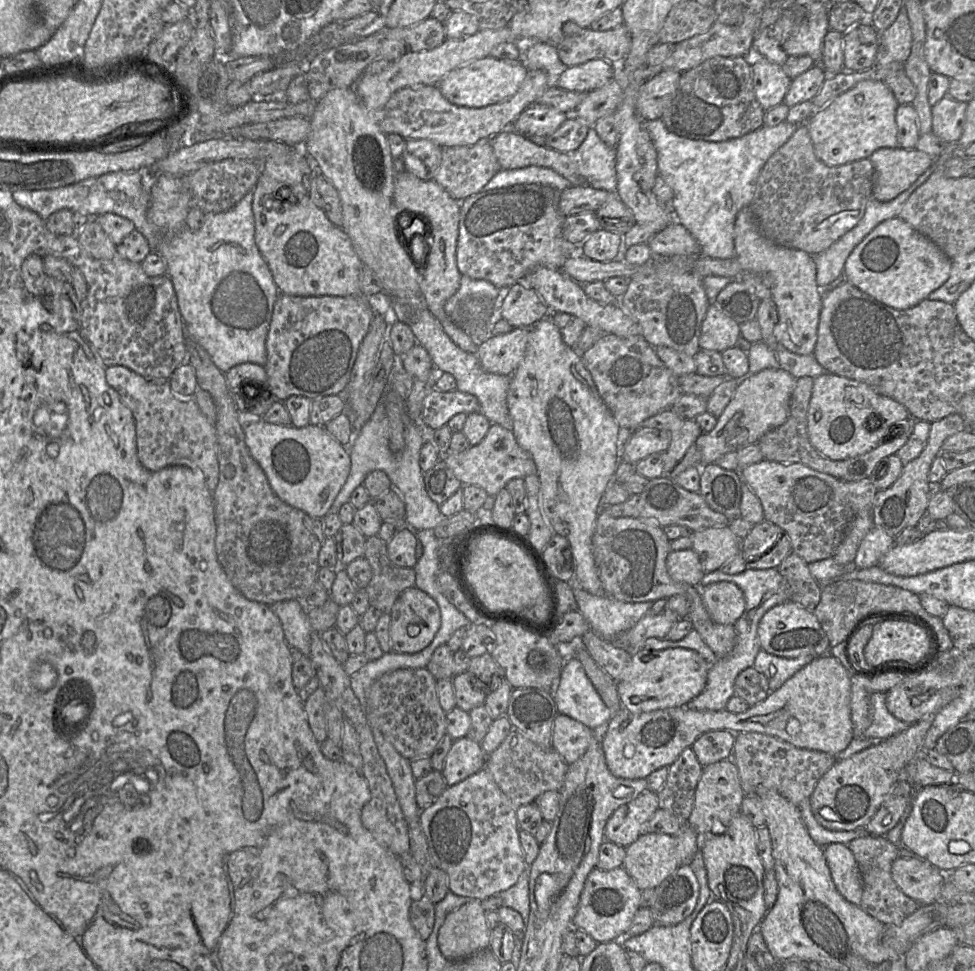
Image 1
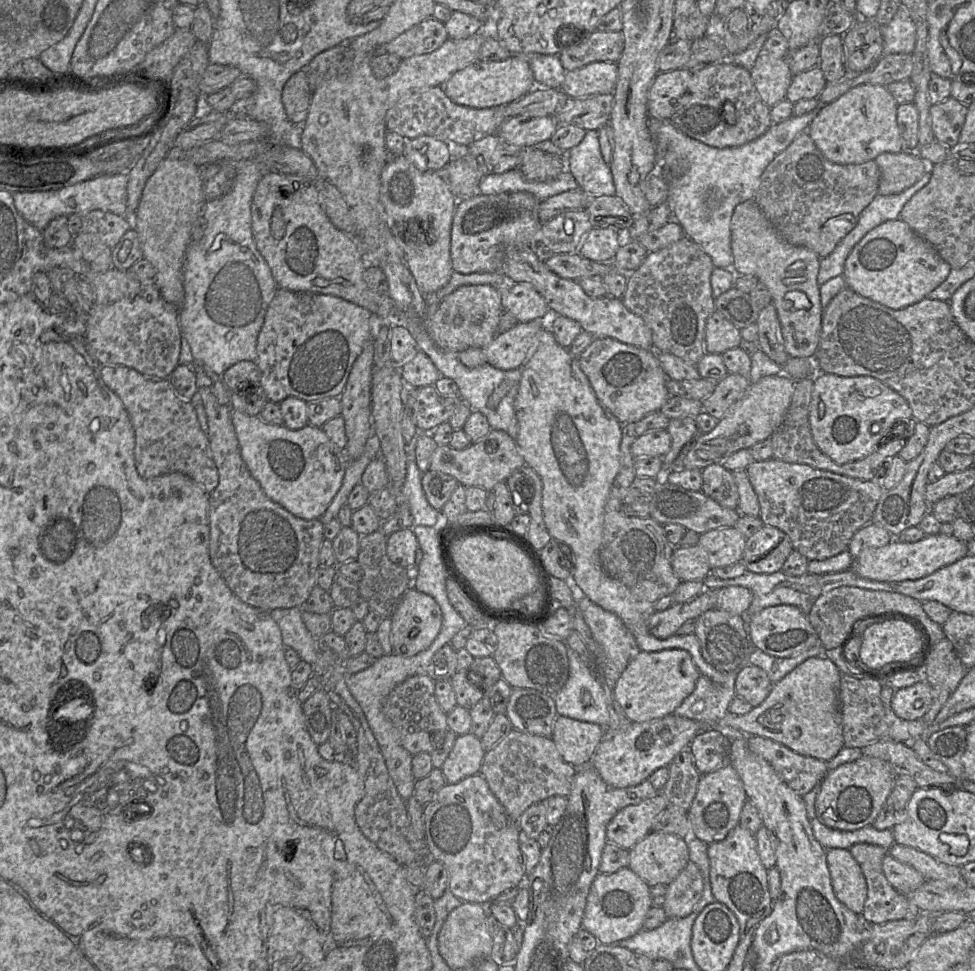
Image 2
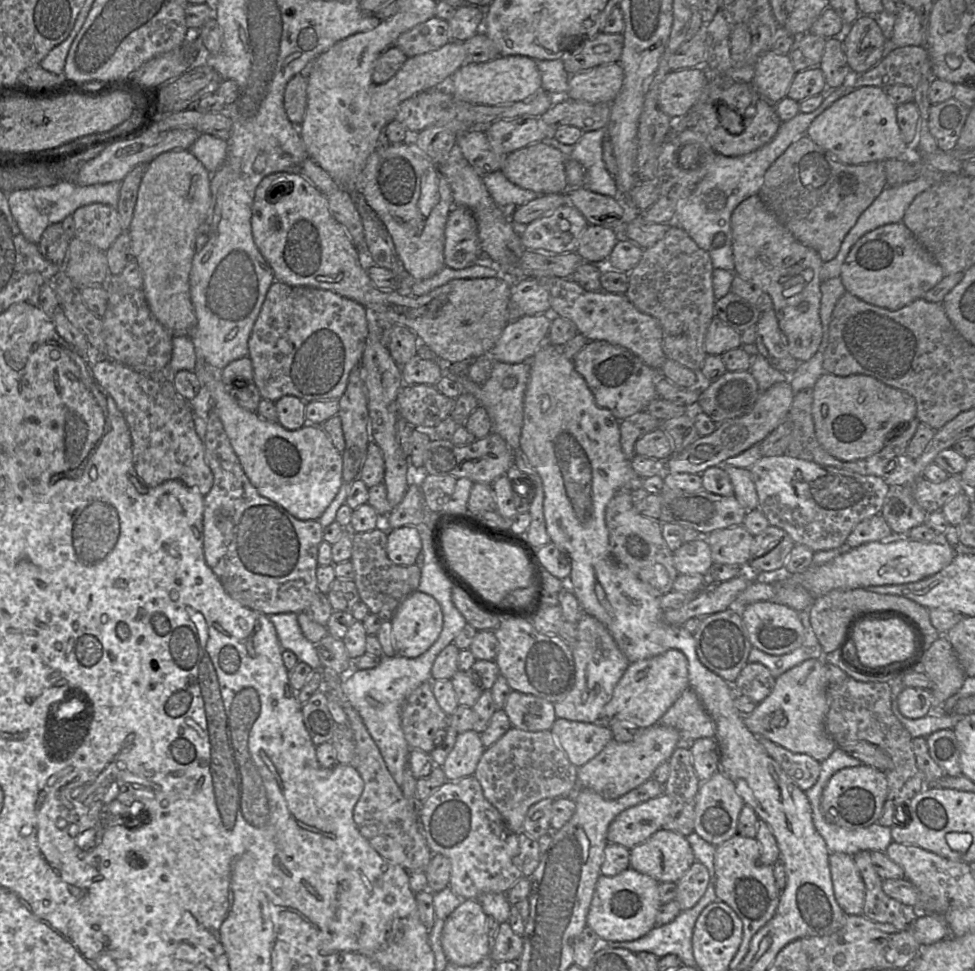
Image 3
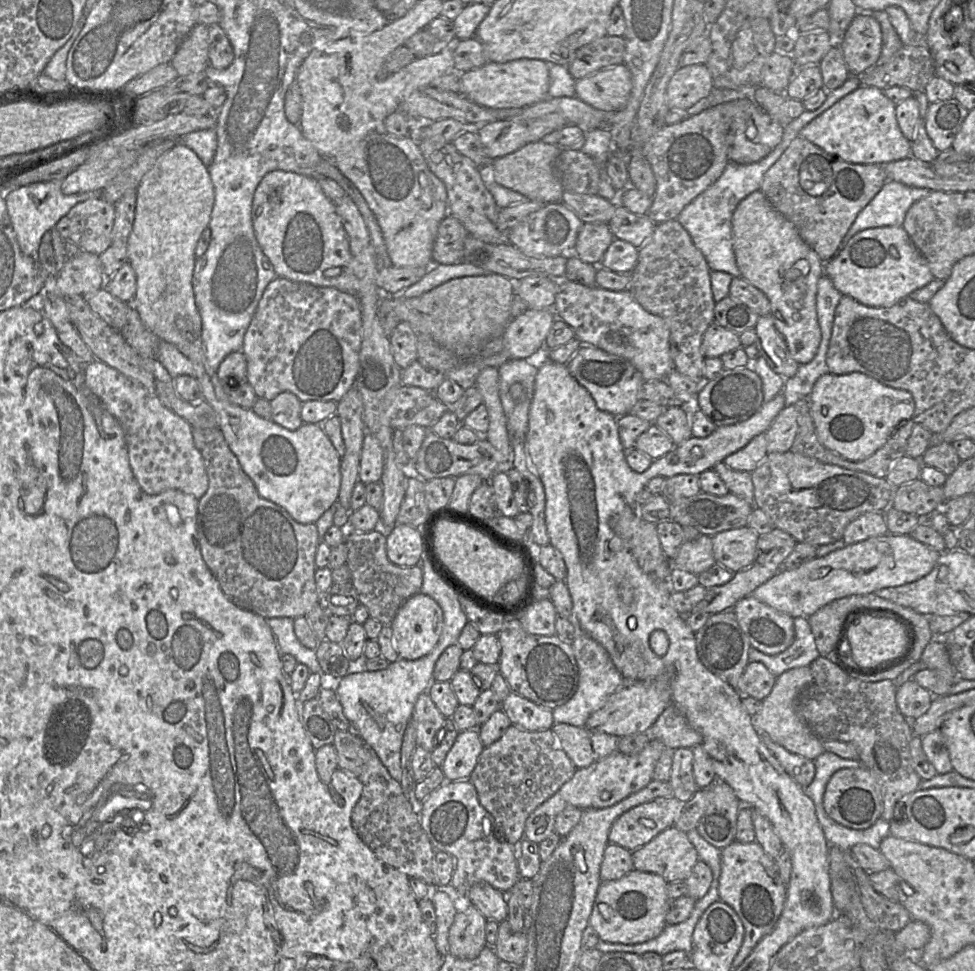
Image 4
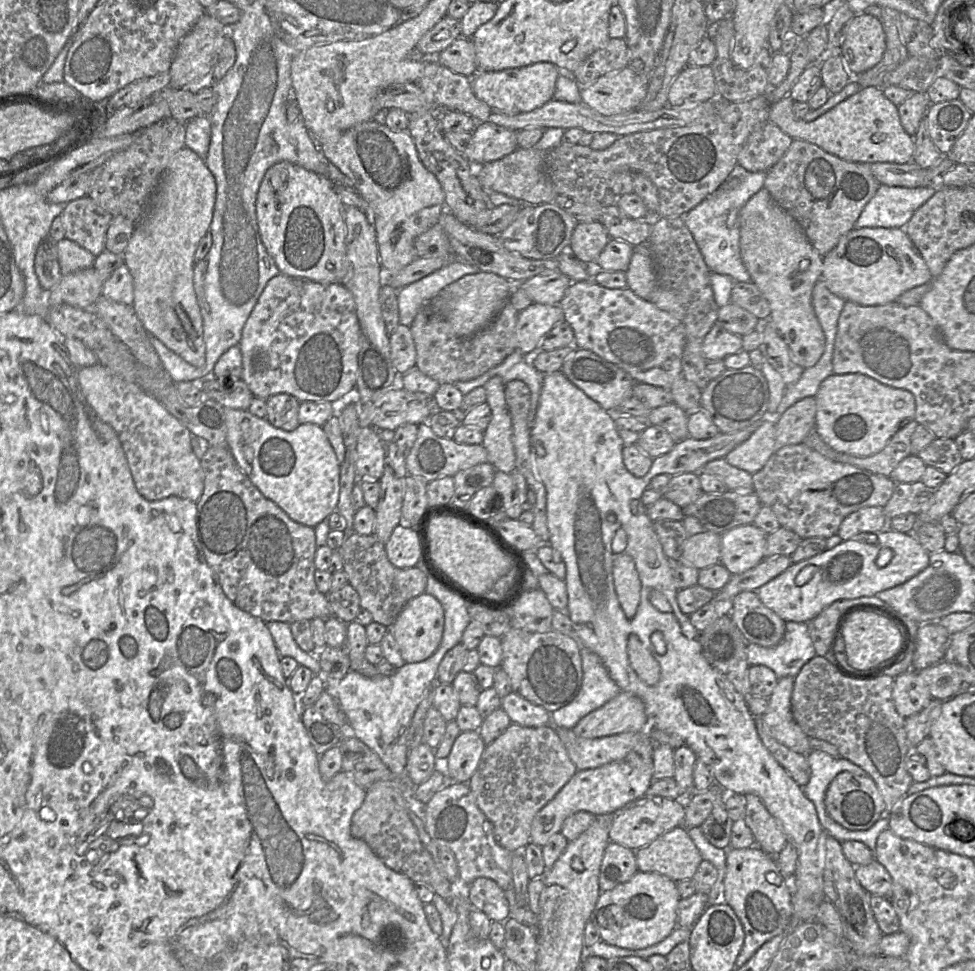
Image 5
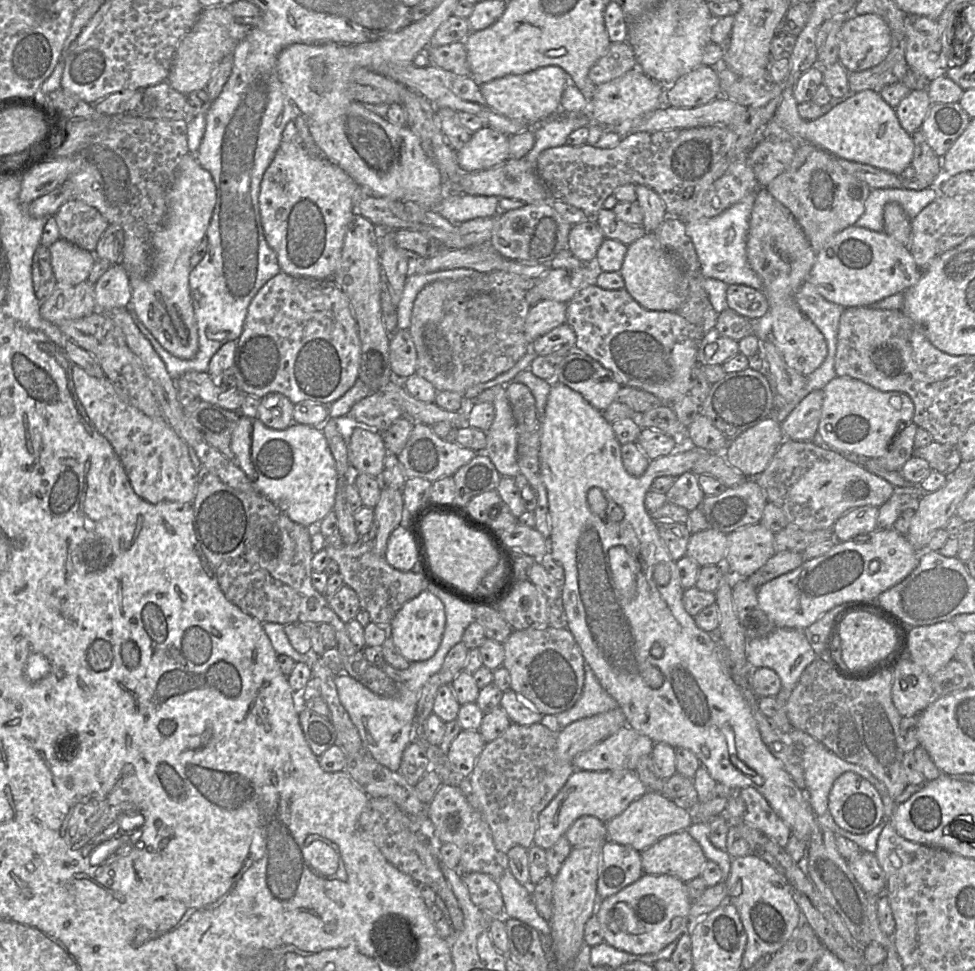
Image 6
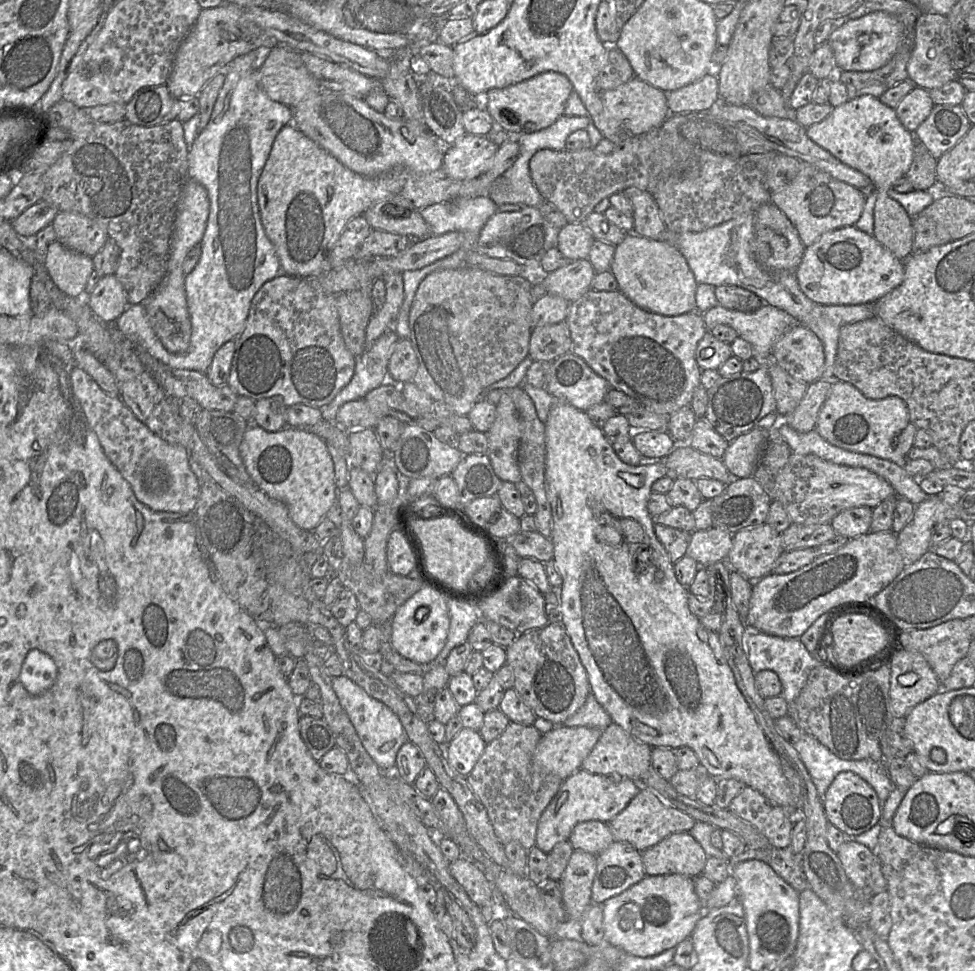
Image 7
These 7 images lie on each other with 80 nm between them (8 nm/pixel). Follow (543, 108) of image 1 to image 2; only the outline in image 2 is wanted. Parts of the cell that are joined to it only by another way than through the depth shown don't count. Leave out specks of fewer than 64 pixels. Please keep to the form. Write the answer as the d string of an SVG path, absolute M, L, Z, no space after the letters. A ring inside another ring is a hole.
M519 115L507 118L496 134L507 143L524 149L549 140L558 127L555 116Z

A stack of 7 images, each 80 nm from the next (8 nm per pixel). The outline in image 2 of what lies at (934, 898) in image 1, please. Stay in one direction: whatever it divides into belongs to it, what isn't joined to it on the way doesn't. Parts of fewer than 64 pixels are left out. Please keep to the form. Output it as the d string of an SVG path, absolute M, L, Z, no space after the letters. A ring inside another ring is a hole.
M889 854L883 858L882 868L888 882L902 894L909 894L926 882L917 870L899 862Z

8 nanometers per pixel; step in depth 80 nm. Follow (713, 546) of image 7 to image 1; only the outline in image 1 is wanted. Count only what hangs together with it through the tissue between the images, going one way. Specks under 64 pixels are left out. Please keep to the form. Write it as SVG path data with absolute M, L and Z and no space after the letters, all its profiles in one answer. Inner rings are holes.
M690 548L671 551L666 559L670 577L677 582L700 587L705 571L696 552Z

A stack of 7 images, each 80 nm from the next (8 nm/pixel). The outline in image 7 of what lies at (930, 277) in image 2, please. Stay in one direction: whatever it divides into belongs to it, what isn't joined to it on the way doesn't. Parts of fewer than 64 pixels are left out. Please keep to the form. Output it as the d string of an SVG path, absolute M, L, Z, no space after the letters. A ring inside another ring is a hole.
M850 226L828 231L806 247L795 277L801 291L815 303L861 305L875 303L897 288L904 280L904 262L873 236Z

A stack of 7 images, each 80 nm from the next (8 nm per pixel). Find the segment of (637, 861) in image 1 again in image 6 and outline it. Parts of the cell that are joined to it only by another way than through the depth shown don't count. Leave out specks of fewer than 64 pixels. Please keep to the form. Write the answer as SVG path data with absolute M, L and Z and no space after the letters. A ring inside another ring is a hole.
M687 830L661 837L640 852L645 874L670 875L683 882L700 876L707 860L701 846Z

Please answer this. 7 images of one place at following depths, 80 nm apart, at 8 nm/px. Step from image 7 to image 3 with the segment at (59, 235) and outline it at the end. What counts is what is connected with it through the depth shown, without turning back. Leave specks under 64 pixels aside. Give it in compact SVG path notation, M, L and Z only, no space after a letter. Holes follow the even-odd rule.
M92 203L79 207L72 216L74 237L104 252L123 232L116 208L106 204Z

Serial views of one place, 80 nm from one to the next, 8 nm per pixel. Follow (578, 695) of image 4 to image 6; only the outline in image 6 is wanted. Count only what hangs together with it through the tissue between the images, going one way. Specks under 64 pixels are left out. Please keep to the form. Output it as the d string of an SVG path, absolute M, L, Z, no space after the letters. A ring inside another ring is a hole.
M586 666L582 694L574 706L556 716L544 715L540 723L557 733L575 721L608 712L616 707L616 700L601 686L592 669Z

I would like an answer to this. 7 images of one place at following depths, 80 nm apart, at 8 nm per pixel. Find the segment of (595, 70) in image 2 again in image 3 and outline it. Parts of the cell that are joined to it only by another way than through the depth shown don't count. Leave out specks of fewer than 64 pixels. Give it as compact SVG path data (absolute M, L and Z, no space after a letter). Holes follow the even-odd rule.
M619 62L602 64L570 75L566 97L592 104L611 104L619 94L624 71Z

